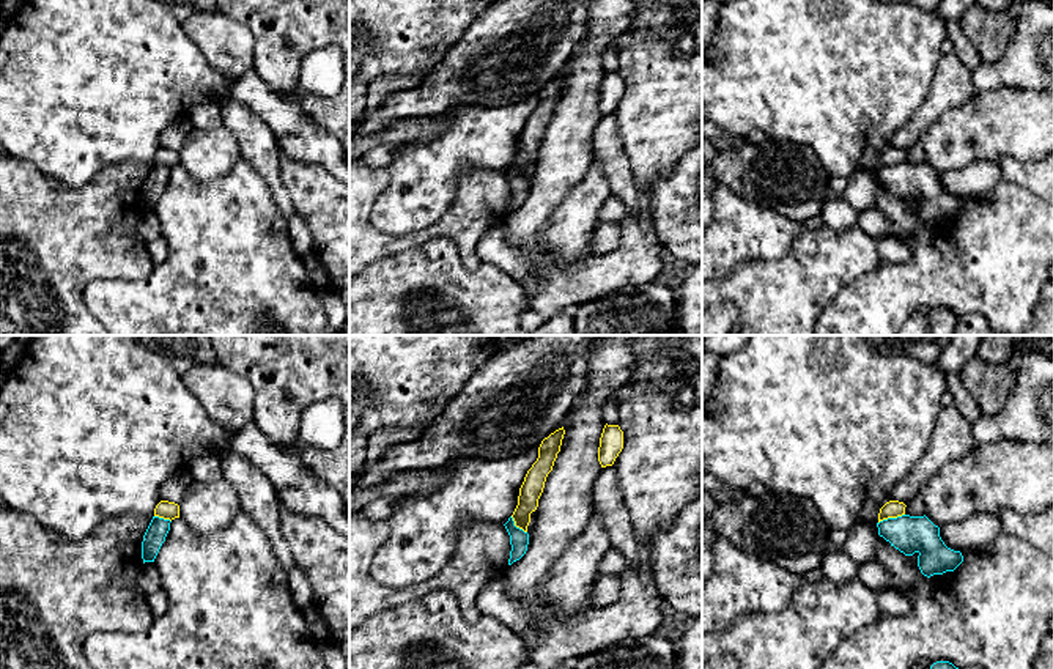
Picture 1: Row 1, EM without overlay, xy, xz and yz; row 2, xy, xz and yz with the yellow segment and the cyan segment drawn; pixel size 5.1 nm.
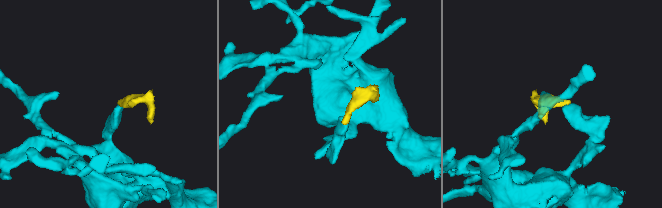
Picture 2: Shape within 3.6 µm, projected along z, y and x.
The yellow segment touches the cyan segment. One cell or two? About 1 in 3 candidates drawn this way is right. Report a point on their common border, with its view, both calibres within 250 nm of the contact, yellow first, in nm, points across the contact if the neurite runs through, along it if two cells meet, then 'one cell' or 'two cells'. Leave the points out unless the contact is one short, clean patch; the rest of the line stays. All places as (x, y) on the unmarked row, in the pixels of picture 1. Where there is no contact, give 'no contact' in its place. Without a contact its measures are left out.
yz (891, 164) | 90/190 nm | along yz (904, 161), (894, 166), (883, 166), (879, 170) | two cells

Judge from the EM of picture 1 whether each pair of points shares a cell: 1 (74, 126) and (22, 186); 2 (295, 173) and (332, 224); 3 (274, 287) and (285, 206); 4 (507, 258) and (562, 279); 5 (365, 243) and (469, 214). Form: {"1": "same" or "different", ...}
{"1": "different", "2": "same", "3": "different", "4": "same", "5": "same"}

